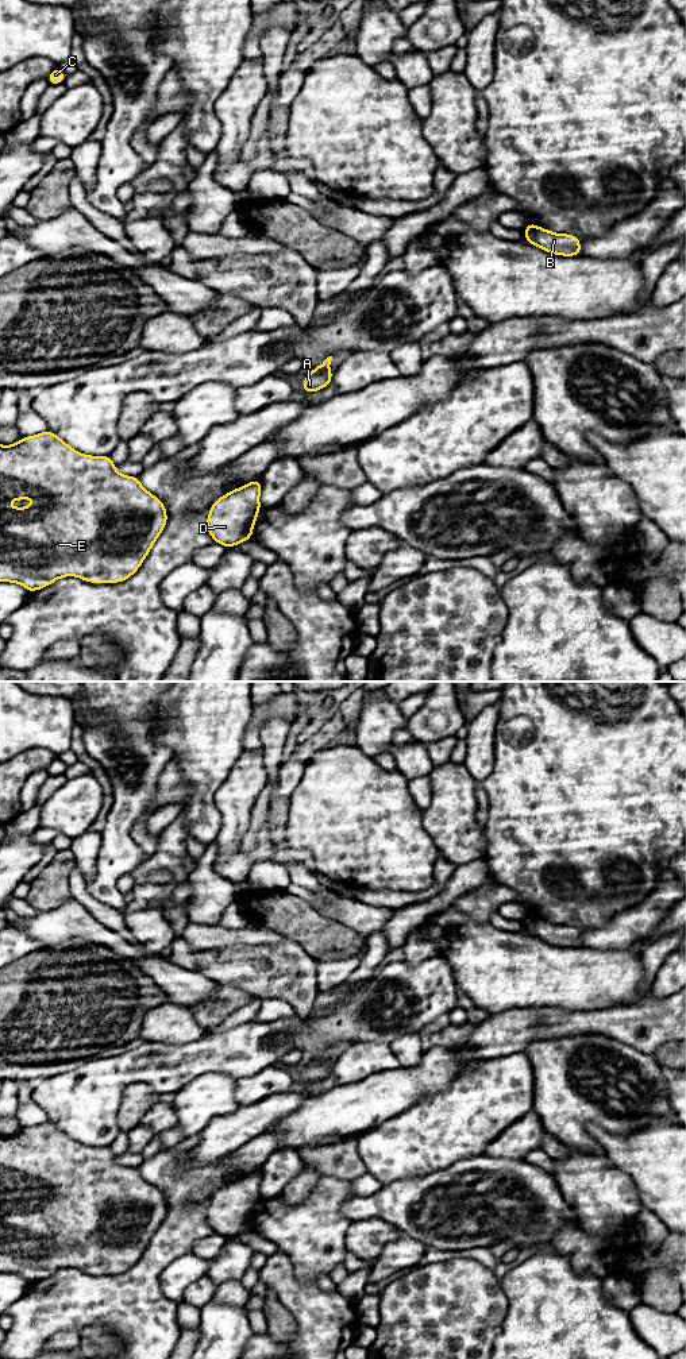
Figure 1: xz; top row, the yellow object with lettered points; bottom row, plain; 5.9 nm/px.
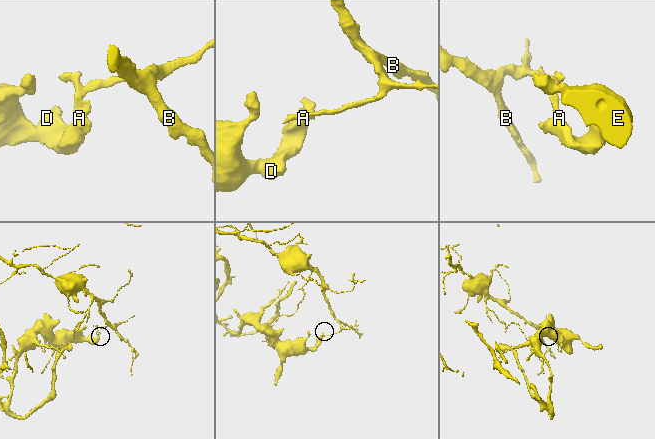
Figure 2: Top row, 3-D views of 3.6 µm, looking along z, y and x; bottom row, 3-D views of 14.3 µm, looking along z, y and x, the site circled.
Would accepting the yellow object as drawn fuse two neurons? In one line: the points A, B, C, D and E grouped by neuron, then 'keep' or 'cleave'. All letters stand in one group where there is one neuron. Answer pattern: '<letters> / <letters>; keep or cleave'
A D E / B C; cleave

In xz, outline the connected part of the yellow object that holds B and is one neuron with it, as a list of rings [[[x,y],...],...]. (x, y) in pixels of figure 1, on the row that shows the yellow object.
[[[531,221],[523,229],[527,243],[536,246],[552,255],[577,256],[582,255],[581,239],[570,233],[555,233],[550,229],[537,227]]]

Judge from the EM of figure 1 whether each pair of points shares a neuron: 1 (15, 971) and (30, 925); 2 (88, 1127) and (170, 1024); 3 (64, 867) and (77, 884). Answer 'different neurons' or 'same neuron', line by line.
1: different neurons
2: different neurons
3: different neurons

